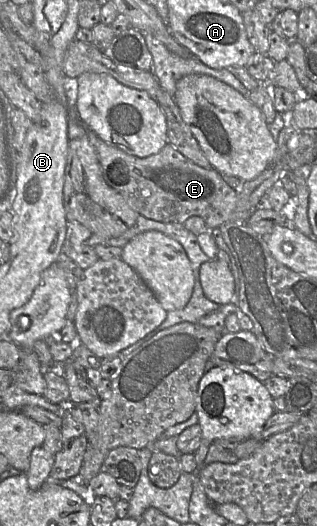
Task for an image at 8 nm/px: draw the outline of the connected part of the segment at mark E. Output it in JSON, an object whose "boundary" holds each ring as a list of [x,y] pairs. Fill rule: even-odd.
{"boundary":[[[87,130],[102,176],[108,186],[121,194],[139,215],[162,223],[184,224],[192,216],[201,217],[208,229],[219,228],[228,221],[245,221],[254,210],[238,209],[238,193],[214,168],[203,168],[182,155],[171,144],[154,155],[139,158],[108,145]]]}

